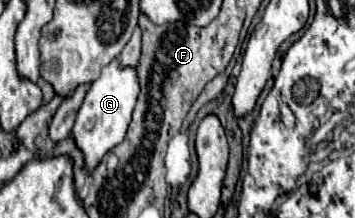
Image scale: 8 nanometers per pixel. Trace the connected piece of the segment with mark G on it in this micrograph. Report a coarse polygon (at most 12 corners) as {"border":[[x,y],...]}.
{"border":[[103,67],[73,139],[93,171],[123,141],[139,95],[135,69]]}

